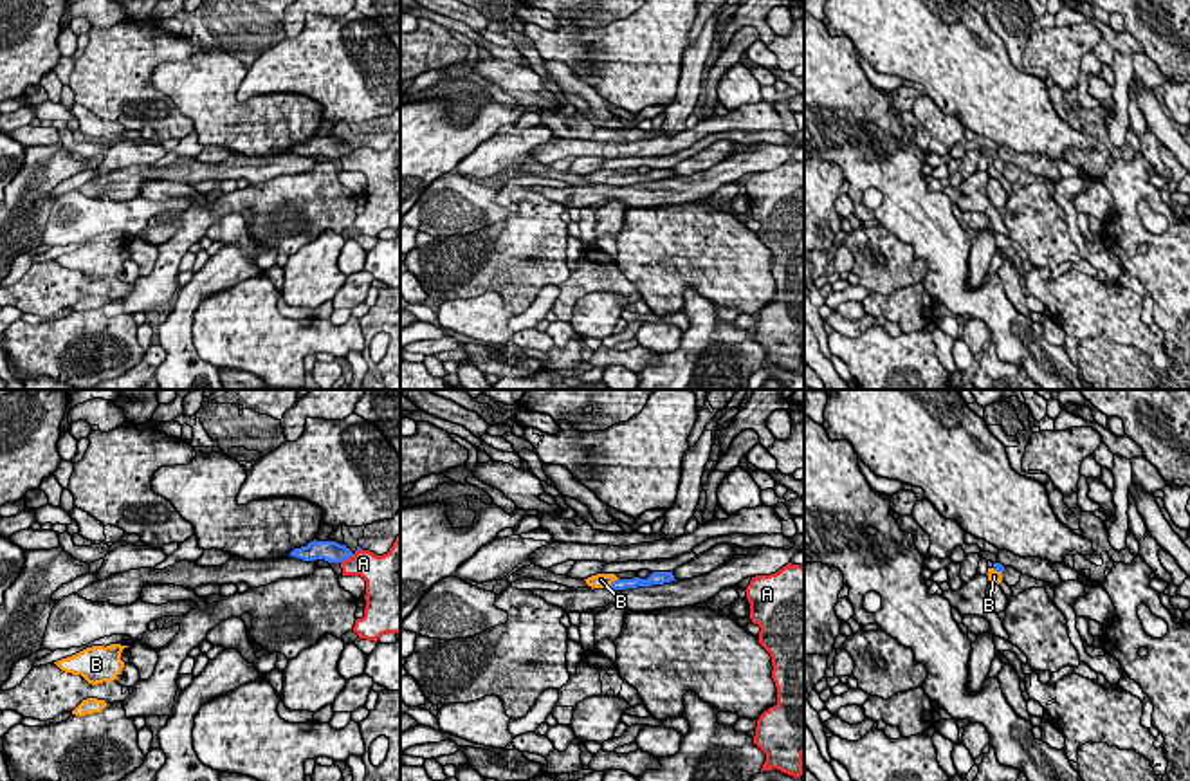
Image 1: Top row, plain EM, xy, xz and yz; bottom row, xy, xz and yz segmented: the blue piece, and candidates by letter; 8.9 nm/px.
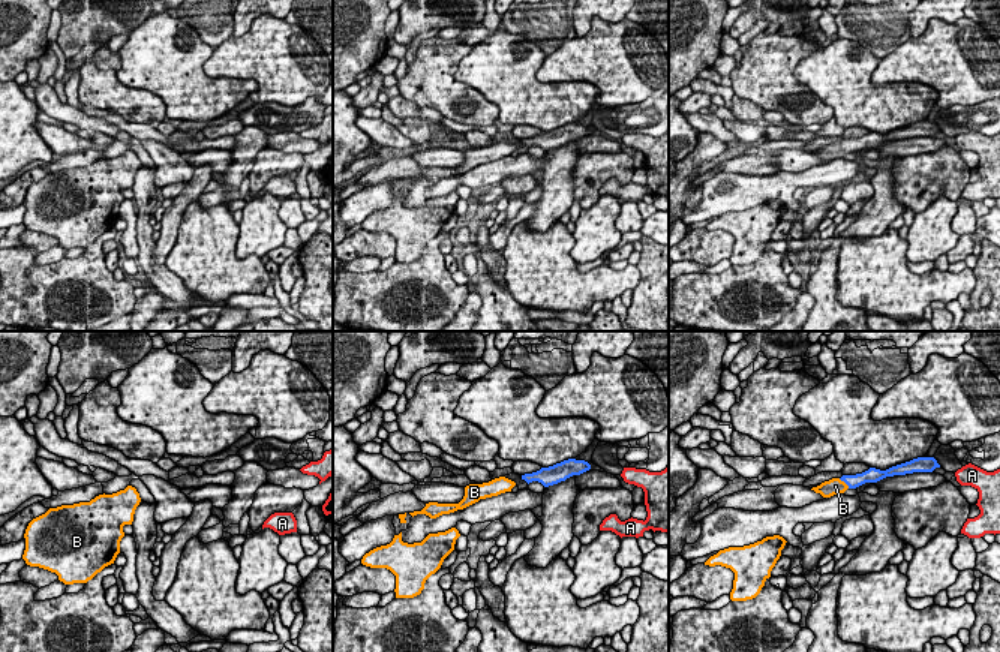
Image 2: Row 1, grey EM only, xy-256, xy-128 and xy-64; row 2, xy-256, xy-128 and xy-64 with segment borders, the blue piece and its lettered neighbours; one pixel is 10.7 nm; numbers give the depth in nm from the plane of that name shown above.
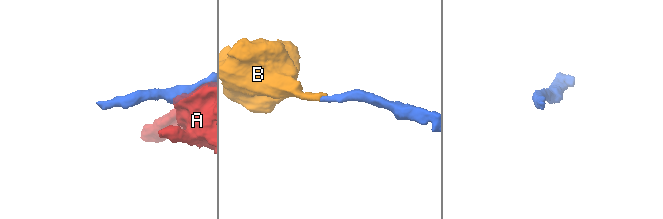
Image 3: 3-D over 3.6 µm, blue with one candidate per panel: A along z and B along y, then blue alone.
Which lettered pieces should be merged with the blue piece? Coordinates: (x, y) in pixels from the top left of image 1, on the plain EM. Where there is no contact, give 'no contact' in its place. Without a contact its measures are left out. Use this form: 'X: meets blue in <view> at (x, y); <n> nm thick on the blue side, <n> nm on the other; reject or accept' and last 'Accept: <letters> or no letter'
A: meets blue in xy at (347, 154); 190 nm thick on the blue side, 240 nm on the other; reject
B: meets blue in xz at (612, 179); 100 nm thick on the blue side, 130 nm on the other; accept
Accept: B

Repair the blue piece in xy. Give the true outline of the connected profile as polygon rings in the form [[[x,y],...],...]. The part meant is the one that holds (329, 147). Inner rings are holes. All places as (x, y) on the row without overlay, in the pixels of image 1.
[[[314,135],[307,142],[294,144],[288,152],[303,157],[325,155],[328,159],[341,159],[344,155],[350,155],[353,148],[346,141],[339,141],[335,137]]]

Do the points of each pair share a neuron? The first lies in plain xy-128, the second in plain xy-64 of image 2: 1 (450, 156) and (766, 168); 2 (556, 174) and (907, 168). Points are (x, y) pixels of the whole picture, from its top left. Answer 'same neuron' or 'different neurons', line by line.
1: different neurons
2: different neurons

